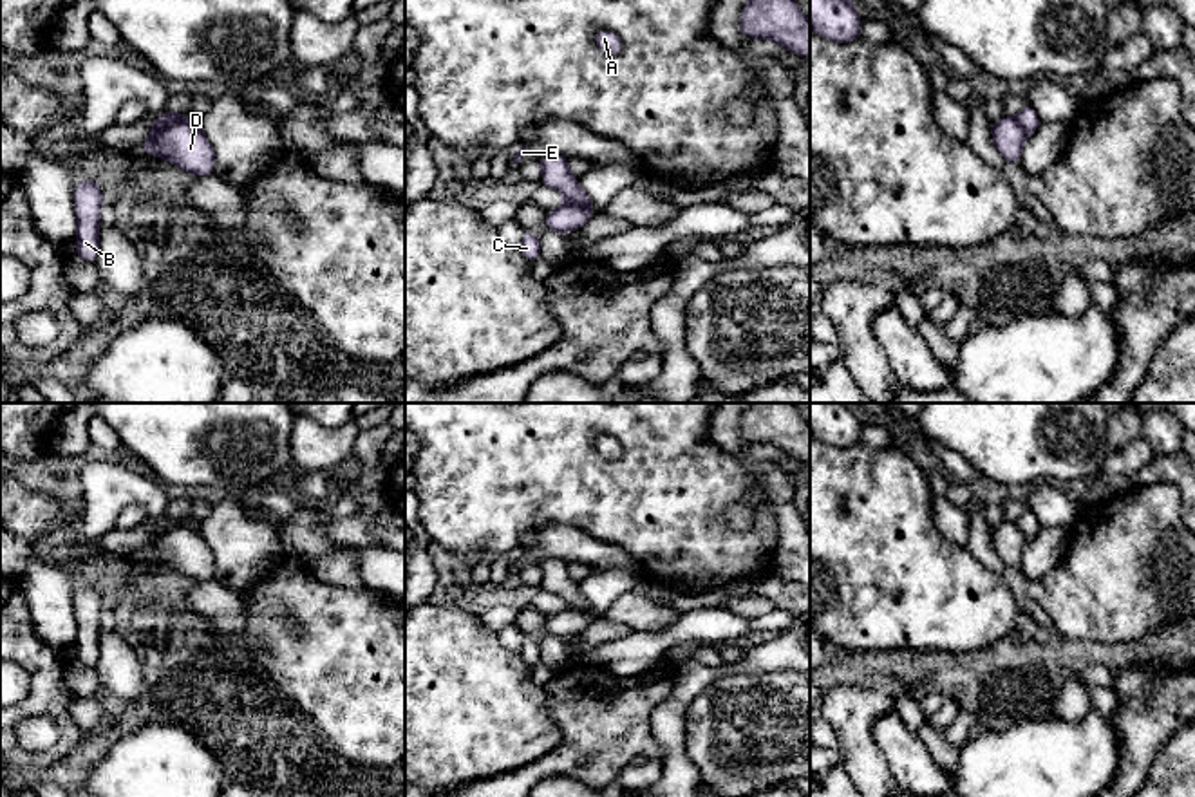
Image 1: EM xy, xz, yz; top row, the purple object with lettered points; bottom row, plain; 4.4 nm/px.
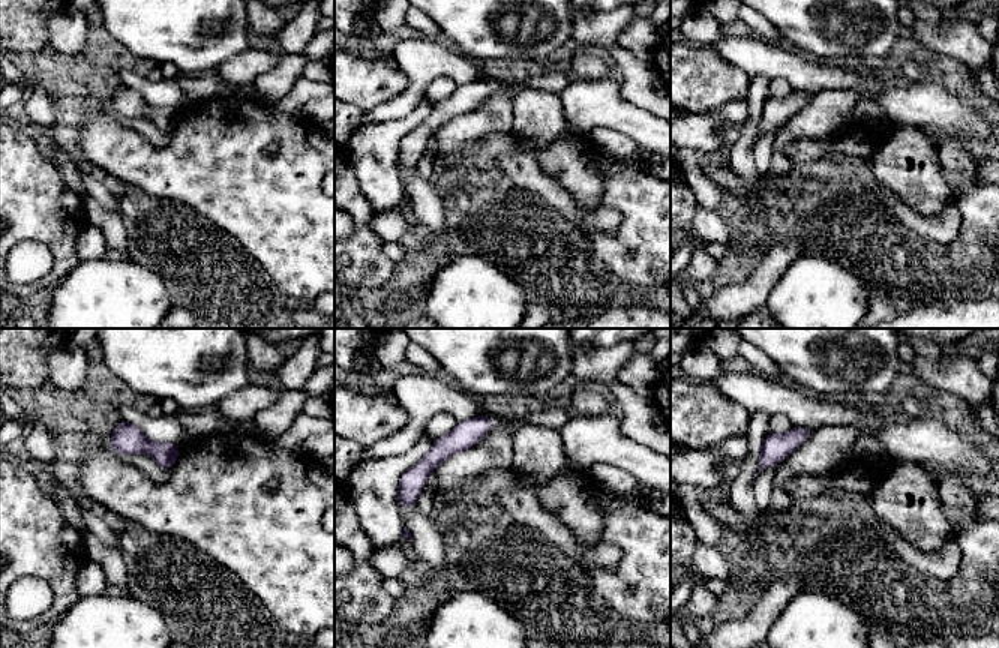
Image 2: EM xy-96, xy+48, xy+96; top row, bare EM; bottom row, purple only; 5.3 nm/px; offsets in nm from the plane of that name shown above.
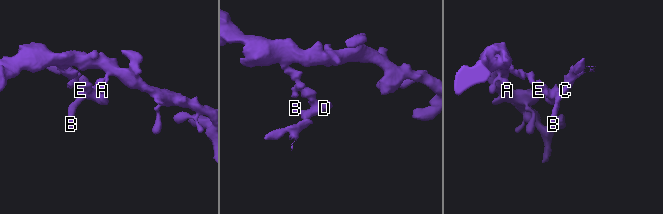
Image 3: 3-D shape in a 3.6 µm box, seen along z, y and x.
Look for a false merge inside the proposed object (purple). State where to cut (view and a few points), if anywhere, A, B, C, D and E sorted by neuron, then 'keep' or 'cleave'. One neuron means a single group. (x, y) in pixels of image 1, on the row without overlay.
cut in xy along (187, 525), (161, 532), (147, 546); A D E / B C; cleave

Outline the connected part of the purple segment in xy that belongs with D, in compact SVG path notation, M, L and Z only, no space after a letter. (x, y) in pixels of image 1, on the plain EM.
M188 526L172 528L139 551L139 558L166 562L172 569L197 582L215 578L215 557L201 531Z

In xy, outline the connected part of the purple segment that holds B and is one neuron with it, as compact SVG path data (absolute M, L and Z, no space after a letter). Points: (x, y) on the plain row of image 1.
M87 582L74 595L74 614L78 622L74 658L85 667L96 667L99 658L99 614L103 611L103 596L99 589Z

